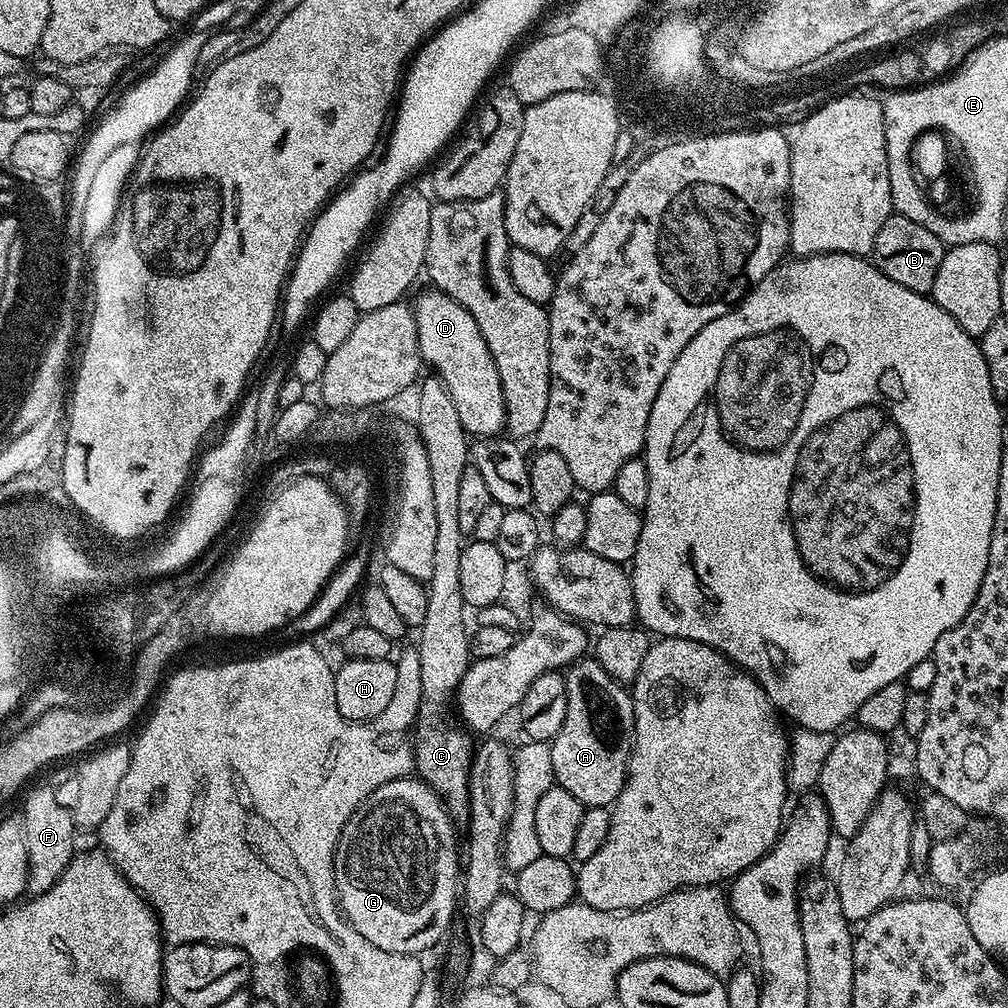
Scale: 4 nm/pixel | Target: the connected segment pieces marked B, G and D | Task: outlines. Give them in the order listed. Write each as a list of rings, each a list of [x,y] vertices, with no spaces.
[[[893,214],[882,222],[882,230],[878,230],[878,238],[874,238],[870,259],[877,270],[898,282],[898,286],[928,294],[934,286],[934,278],[938,278],[938,266],[942,266],[945,251],[946,245],[930,234],[926,226],[918,226],[918,222],[910,222],[910,218]]]
[[[419,778],[386,782],[386,786],[374,790],[374,794],[370,794],[358,805],[355,814],[348,819],[346,826],[340,832],[340,841],[336,847],[336,857],[334,858],[334,882],[340,902],[340,911],[344,919],[350,922],[350,926],[354,926],[354,930],[358,930],[358,934],[362,934],[362,938],[366,938],[366,942],[378,946],[378,950],[387,952],[424,954],[427,948],[434,947],[447,934],[448,927],[452,924],[452,914],[456,908],[458,910],[458,887],[462,882],[462,852],[461,849],[460,852],[456,849],[456,840],[452,837],[456,831],[458,831],[457,825],[445,810],[439,794]]]
[[[427,290],[414,303],[416,313],[416,329],[418,330],[418,346],[420,358],[428,364],[433,373],[440,377],[446,386],[454,407],[458,409],[458,418],[462,421],[464,431],[472,438],[496,438],[505,431],[504,399],[502,398],[502,382],[498,378],[498,366],[494,366],[494,358],[490,354],[490,346],[486,346],[486,338],[482,338],[482,330],[478,330],[478,322],[468,310],[454,298],[444,292]]]

